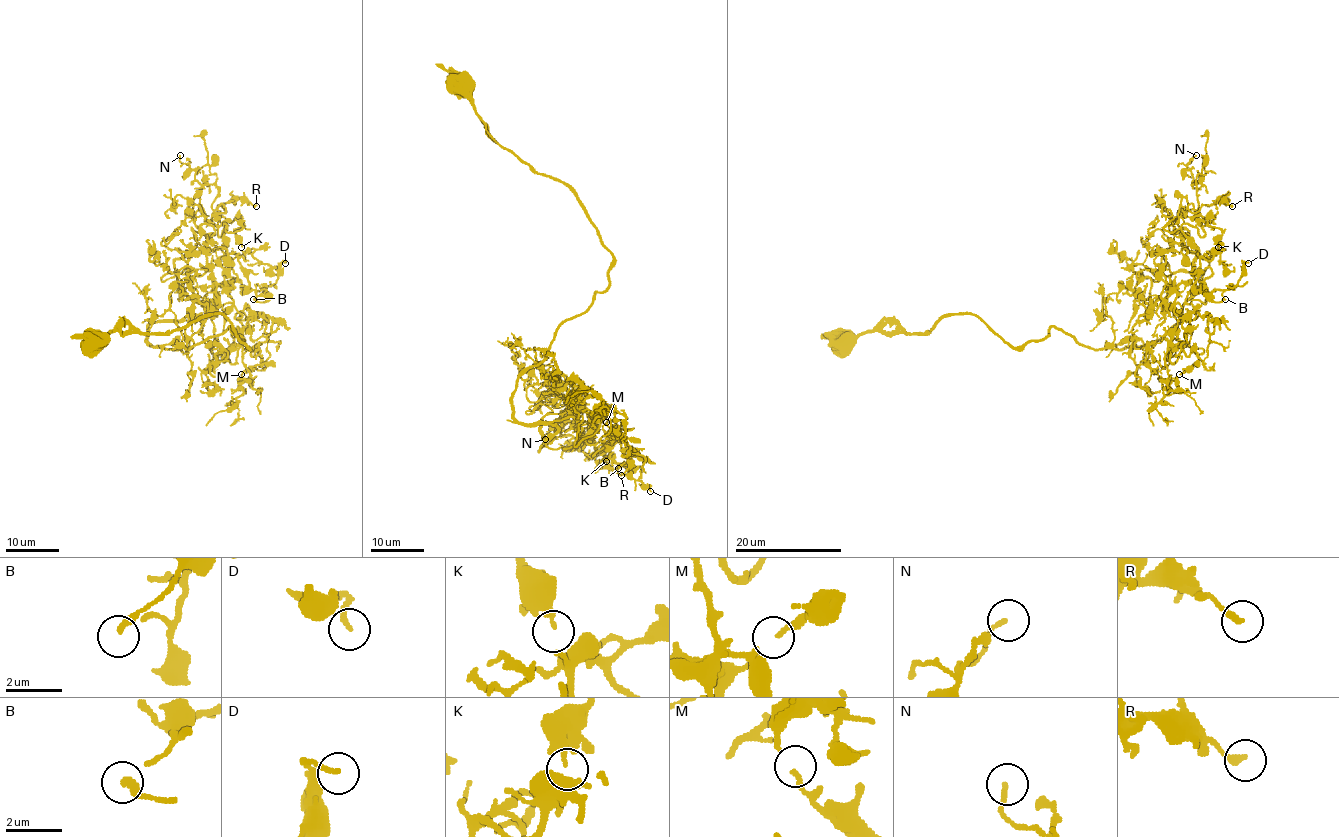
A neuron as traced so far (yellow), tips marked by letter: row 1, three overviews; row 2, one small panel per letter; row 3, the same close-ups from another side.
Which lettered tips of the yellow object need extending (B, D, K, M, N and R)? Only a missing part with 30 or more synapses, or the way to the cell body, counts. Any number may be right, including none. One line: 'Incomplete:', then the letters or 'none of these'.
Incomplete: none of these

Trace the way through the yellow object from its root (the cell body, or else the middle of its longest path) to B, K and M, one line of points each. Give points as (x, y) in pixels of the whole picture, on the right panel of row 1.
B: (840, 343), (972, 313), (1012, 347), (1057, 327), (1125, 349), (1180, 321), (1182, 283), (1225, 299)
K: (840, 343), (972, 313), (1012, 347), (1143, 345), (1180, 321), (1182, 226), (1218, 247)
M: (840, 343), (972, 313), (1012, 347), (1057, 327), (1125, 349), (1159, 340), (1178, 303), (1199, 357), (1179, 374)

